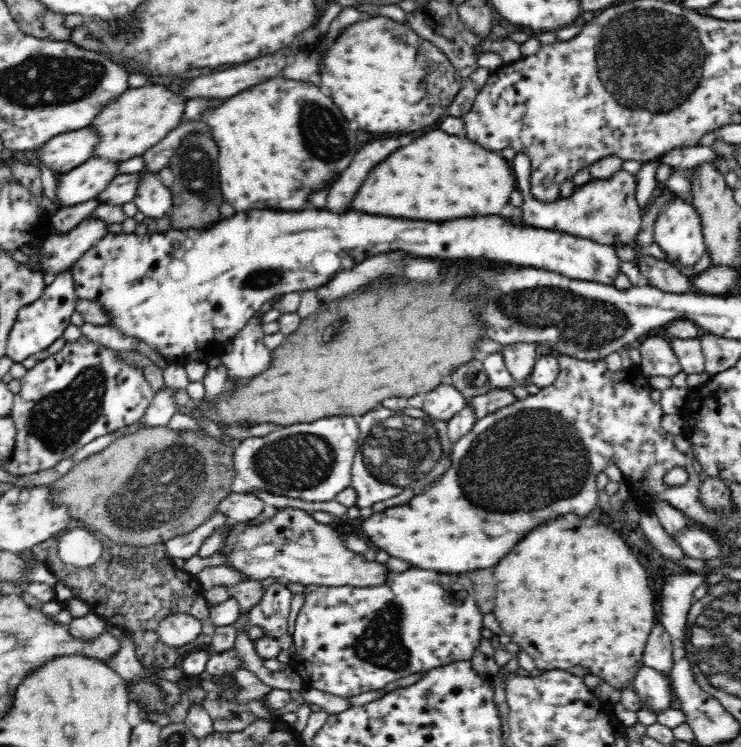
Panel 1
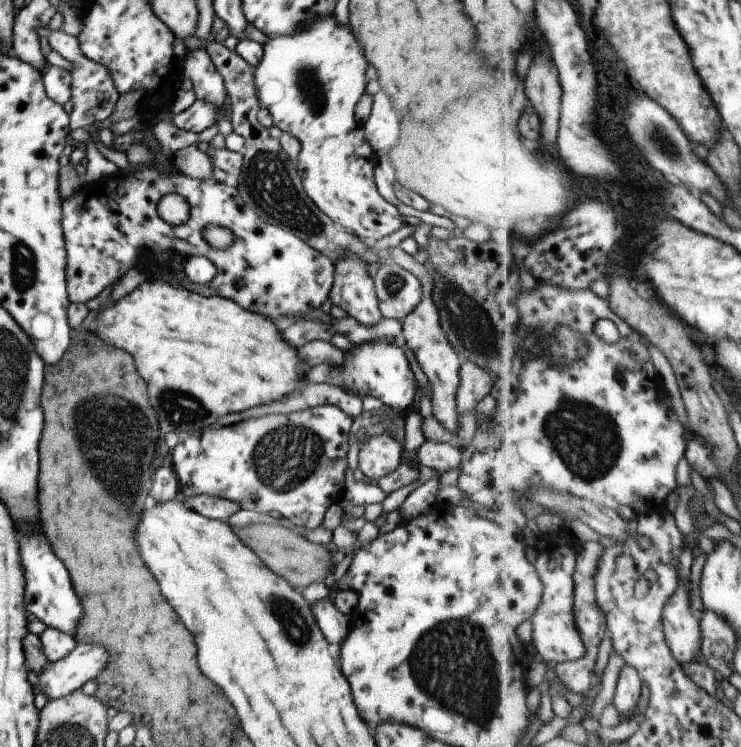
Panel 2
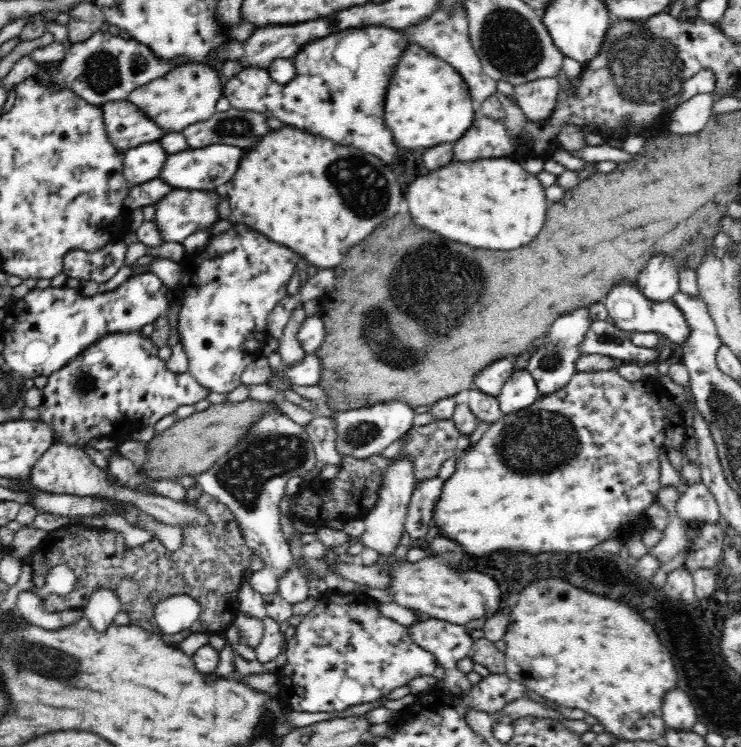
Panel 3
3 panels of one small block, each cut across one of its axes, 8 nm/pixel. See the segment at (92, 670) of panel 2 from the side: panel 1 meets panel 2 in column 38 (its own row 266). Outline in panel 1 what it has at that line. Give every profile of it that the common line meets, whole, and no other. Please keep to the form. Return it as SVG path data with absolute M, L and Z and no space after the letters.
M676 198L657 216L653 243L665 253L665 260L672 266L694 266L706 252L696 209L682 198Z

